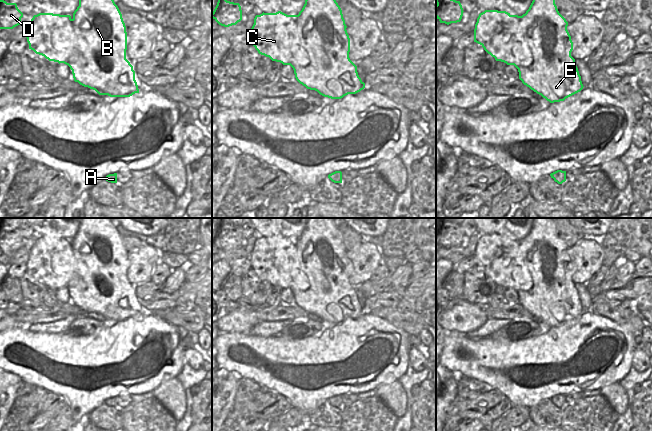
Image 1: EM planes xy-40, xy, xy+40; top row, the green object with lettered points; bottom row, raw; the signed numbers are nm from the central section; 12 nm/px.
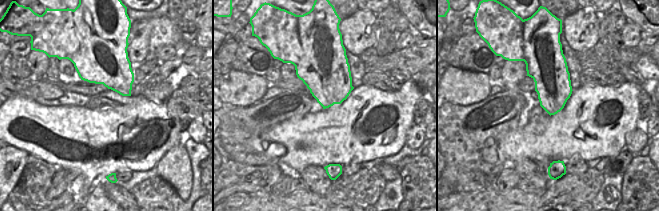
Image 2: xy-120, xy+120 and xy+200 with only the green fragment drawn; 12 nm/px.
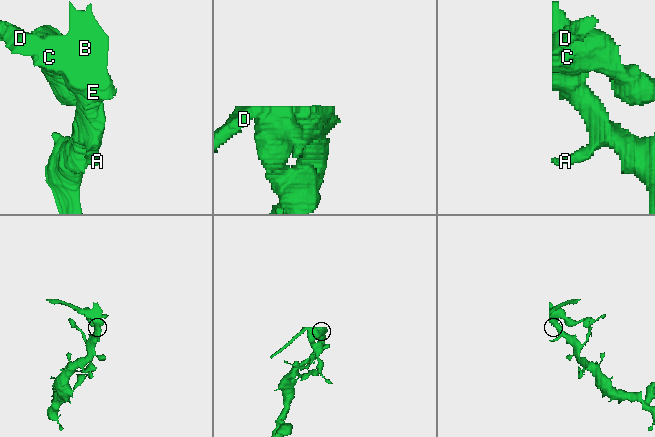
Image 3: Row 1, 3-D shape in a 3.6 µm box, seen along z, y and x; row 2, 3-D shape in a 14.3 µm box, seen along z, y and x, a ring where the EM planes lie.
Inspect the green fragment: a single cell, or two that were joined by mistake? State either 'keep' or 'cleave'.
cleave

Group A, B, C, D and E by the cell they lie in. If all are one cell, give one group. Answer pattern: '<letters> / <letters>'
A B E / C D

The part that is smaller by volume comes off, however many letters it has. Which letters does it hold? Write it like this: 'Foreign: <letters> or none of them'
Foreign: C, D.

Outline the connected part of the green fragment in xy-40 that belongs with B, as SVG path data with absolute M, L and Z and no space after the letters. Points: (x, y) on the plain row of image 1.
M81 218L72 245L74 258L85 283L82 291L75 290L72 294L74 305L95 314L99 319L130 321L139 317L135 295L126 283L126 250L112 219Z

